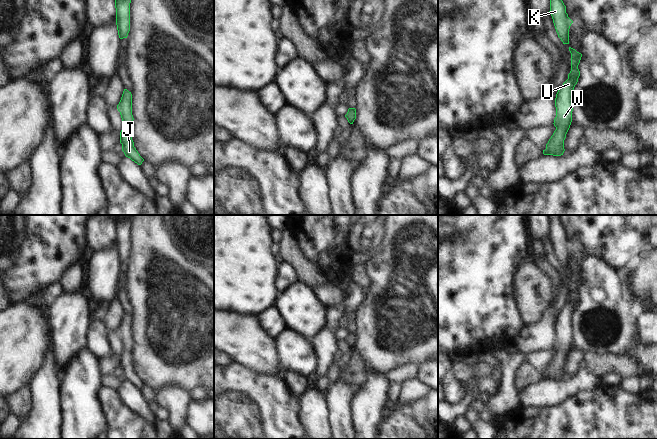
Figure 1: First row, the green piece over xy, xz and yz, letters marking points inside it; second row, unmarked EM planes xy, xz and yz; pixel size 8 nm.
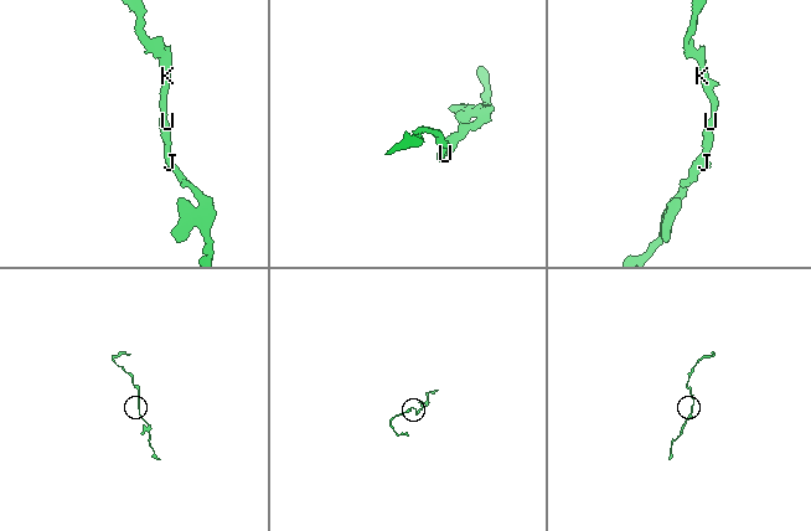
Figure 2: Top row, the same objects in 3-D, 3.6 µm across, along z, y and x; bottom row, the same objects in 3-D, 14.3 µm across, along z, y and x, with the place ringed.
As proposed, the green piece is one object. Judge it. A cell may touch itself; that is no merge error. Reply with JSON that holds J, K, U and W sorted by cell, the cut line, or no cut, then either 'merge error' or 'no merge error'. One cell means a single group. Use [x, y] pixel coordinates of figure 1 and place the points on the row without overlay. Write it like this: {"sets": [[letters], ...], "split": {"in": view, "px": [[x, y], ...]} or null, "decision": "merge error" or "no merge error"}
{"sets": [["J", "K", "U", "W"]], "split": null, "decision": "no merge error"}

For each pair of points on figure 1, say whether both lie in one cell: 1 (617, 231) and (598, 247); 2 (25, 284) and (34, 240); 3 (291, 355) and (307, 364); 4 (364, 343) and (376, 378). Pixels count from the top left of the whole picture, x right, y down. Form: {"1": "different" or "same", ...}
{"1": "same", "2": "same", "3": "same", "4": "different"}

